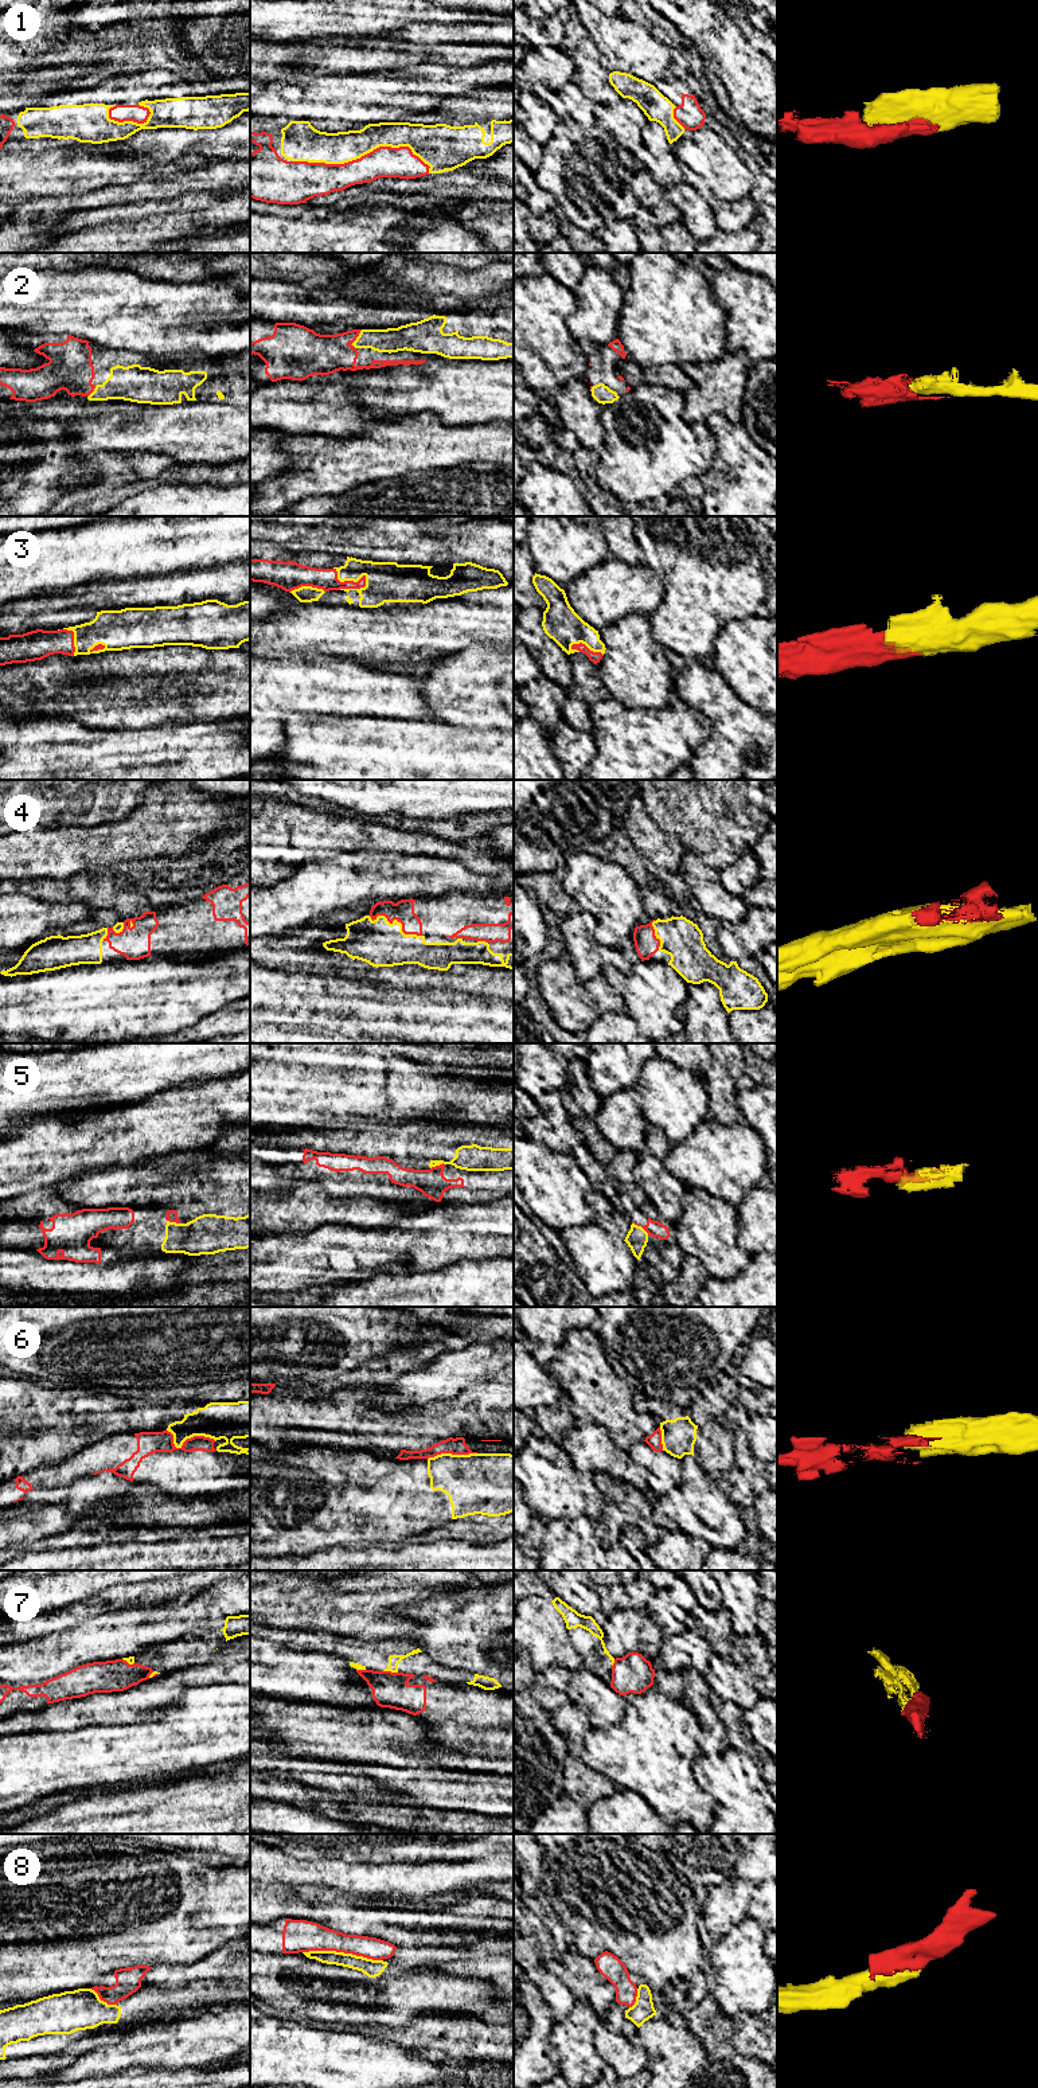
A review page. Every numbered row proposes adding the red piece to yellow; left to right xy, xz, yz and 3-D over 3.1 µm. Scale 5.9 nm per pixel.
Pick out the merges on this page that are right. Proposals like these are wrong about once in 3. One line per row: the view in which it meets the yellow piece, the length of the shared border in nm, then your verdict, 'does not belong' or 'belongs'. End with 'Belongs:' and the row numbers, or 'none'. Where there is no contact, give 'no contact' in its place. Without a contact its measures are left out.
1: xz | 850 nm | belongs
2: xz | 130 nm | belongs
3: xz | 220 nm | belongs
4: xz | 340 nm | belongs
5: yz | 130 nm | does not belong
6: xy | 320 nm | does not belong
7: xz | 100 nm | does not belong
8: xz | 480 nm | does not belong
Belongs: 1, 2, 3, 4

